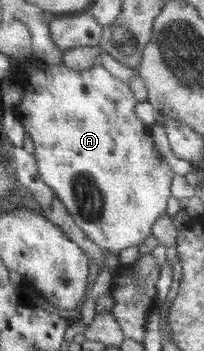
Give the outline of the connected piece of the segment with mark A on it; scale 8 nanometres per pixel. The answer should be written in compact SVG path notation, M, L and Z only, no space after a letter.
M41 61L37 62L34 68L31 68L31 66L23 62L18 69L20 70L20 77L17 81L19 81L20 86L26 92L24 100L19 104L18 113L23 119L25 129L29 133L30 147L37 156L41 175L45 182L64 201L73 220L90 235L94 242L116 254L120 254L124 248L130 248L130 246L138 246L140 248L141 244L144 244L144 241L153 233L154 225L158 222L158 219L168 210L168 202L172 198L172 182L174 182L176 173L169 162L164 160L161 150L158 149L152 127L144 124L144 120L136 114L136 106L138 106L139 101L134 95L134 90L132 90L130 83L123 82L116 76L113 76L102 64L98 64L88 70L79 71L75 68L64 66L64 63L58 66Z

